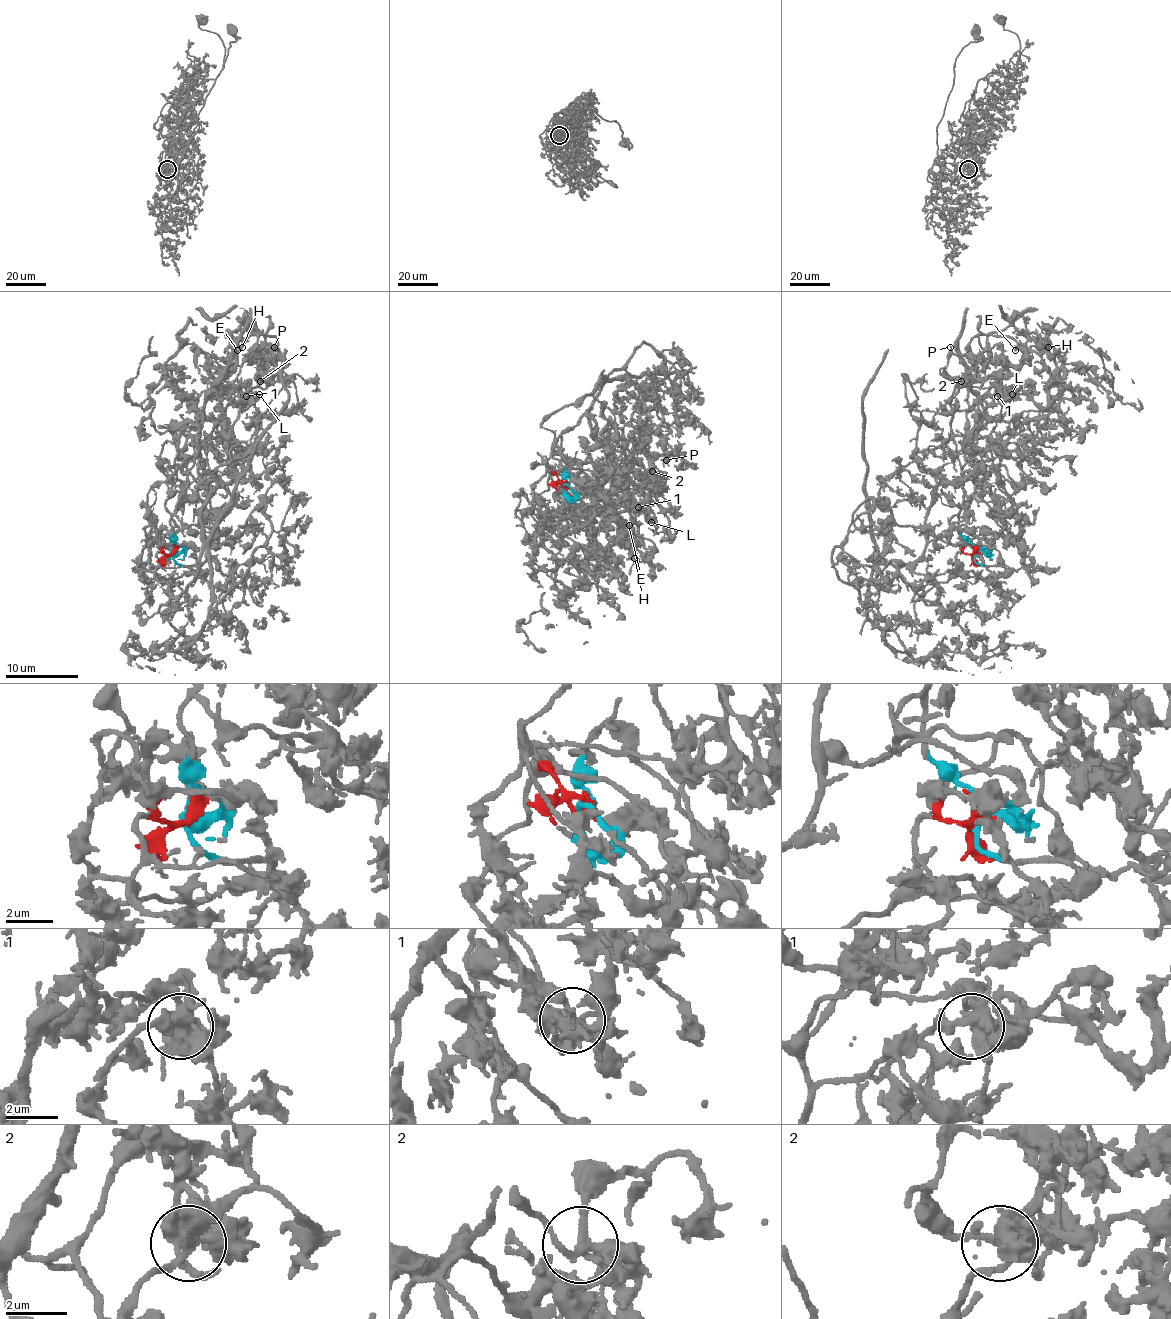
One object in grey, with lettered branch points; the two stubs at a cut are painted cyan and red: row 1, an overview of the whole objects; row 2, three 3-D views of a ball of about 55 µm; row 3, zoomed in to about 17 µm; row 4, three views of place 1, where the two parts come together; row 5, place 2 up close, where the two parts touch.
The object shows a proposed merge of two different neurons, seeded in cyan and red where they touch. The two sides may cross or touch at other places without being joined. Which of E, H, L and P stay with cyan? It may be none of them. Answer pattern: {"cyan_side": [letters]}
{"cyan_side": ["E", "H", "L"]}

